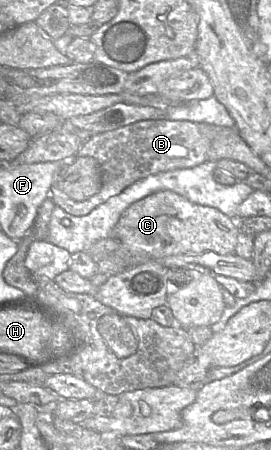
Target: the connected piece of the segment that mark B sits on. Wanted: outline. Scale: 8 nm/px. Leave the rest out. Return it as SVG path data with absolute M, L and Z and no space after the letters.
M157 119L138 121L115 130L93 135L84 141L83 145L77 152L77 156L90 156L98 161L102 171L102 186L99 192L86 200L75 201L69 198L58 187L56 179L51 187L49 198L51 198L55 205L59 206L69 214L74 216L87 215L98 205L106 202L109 198L118 195L125 188L140 179L160 172L193 168L204 162L211 161L209 160L209 150L212 144L227 144L229 135L233 135L234 131L237 132L235 127L228 128L208 123Z

